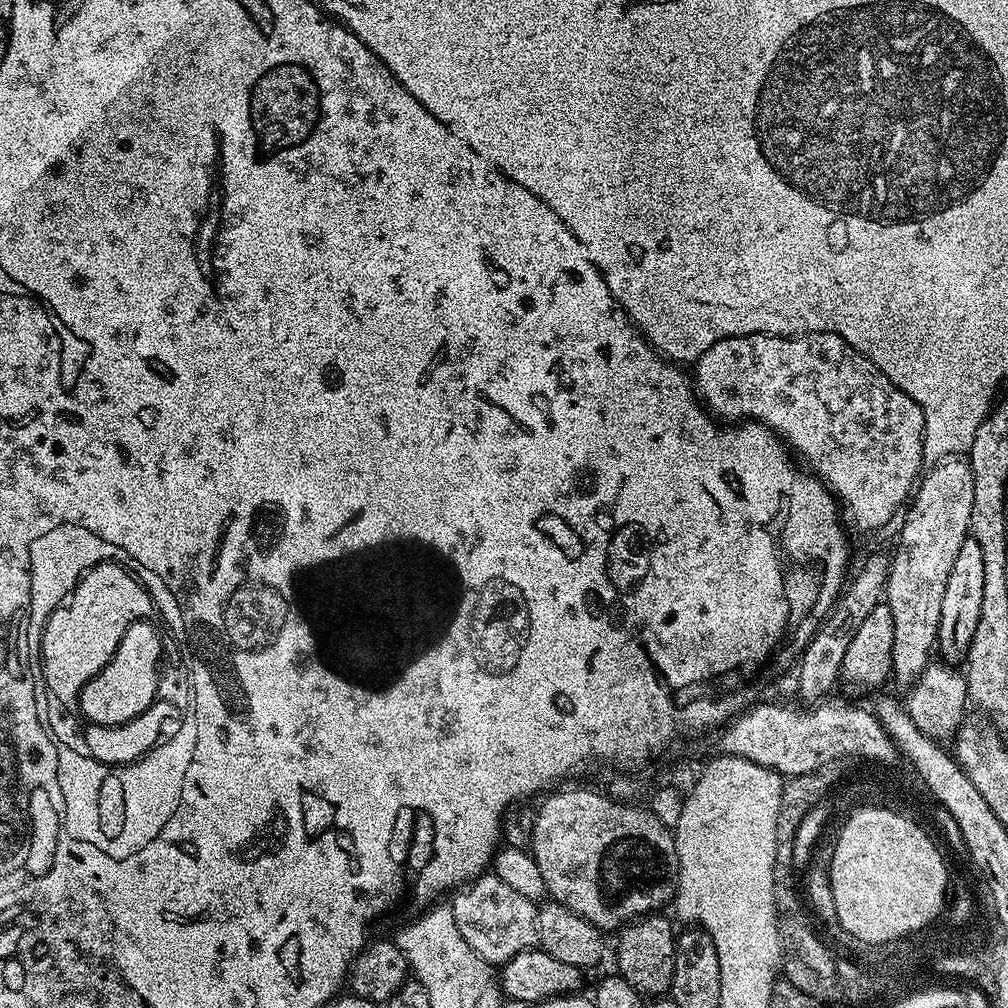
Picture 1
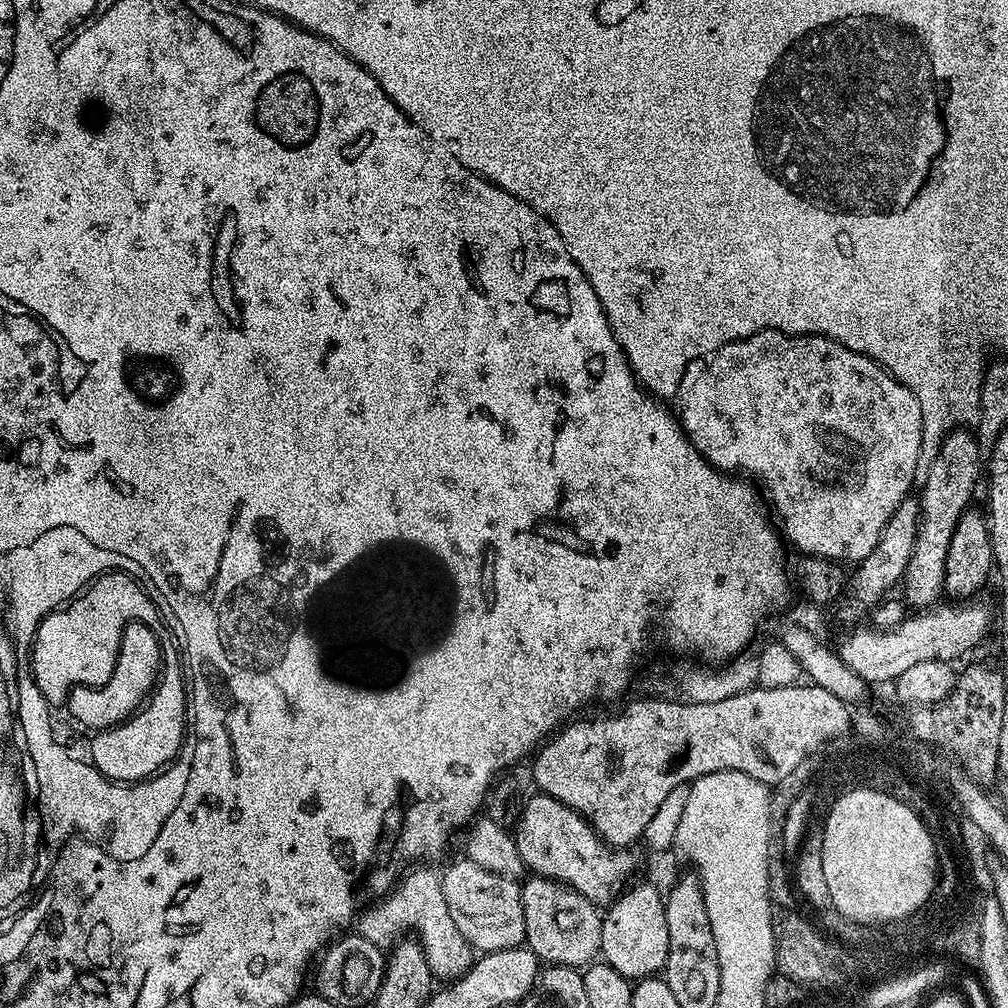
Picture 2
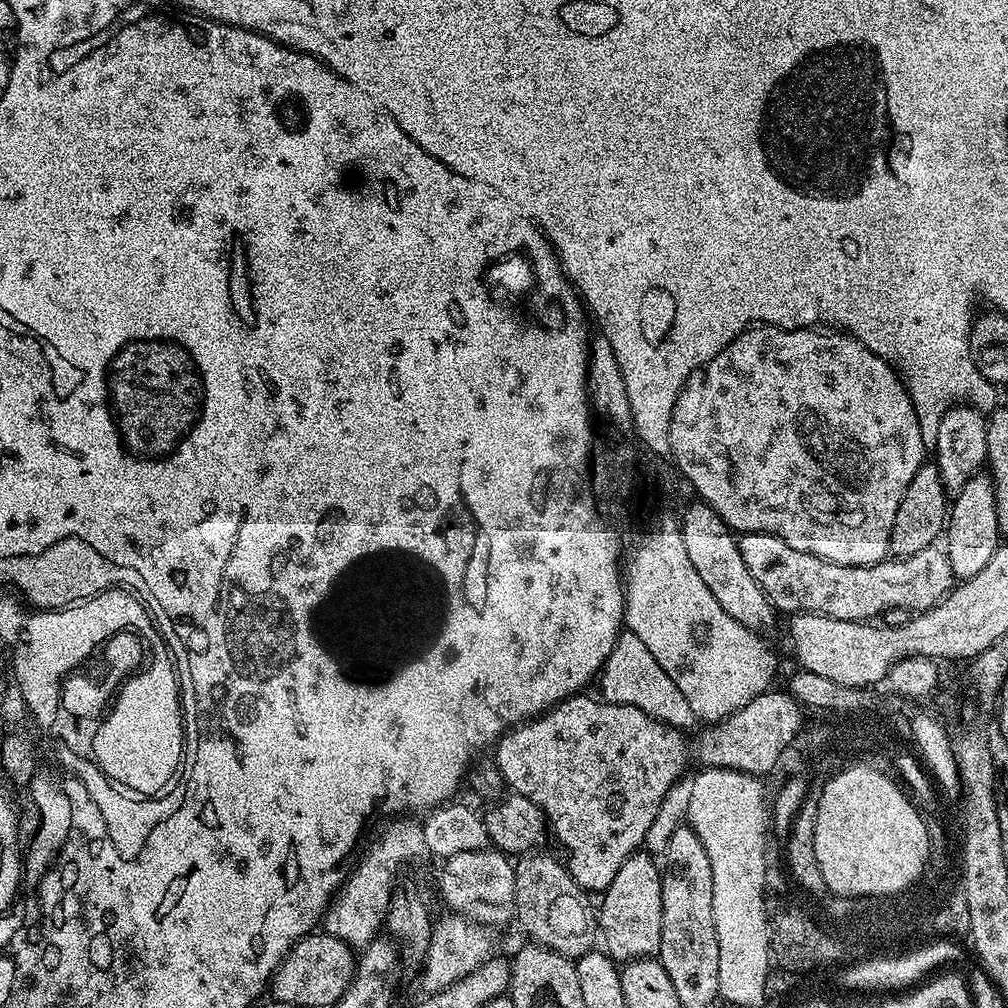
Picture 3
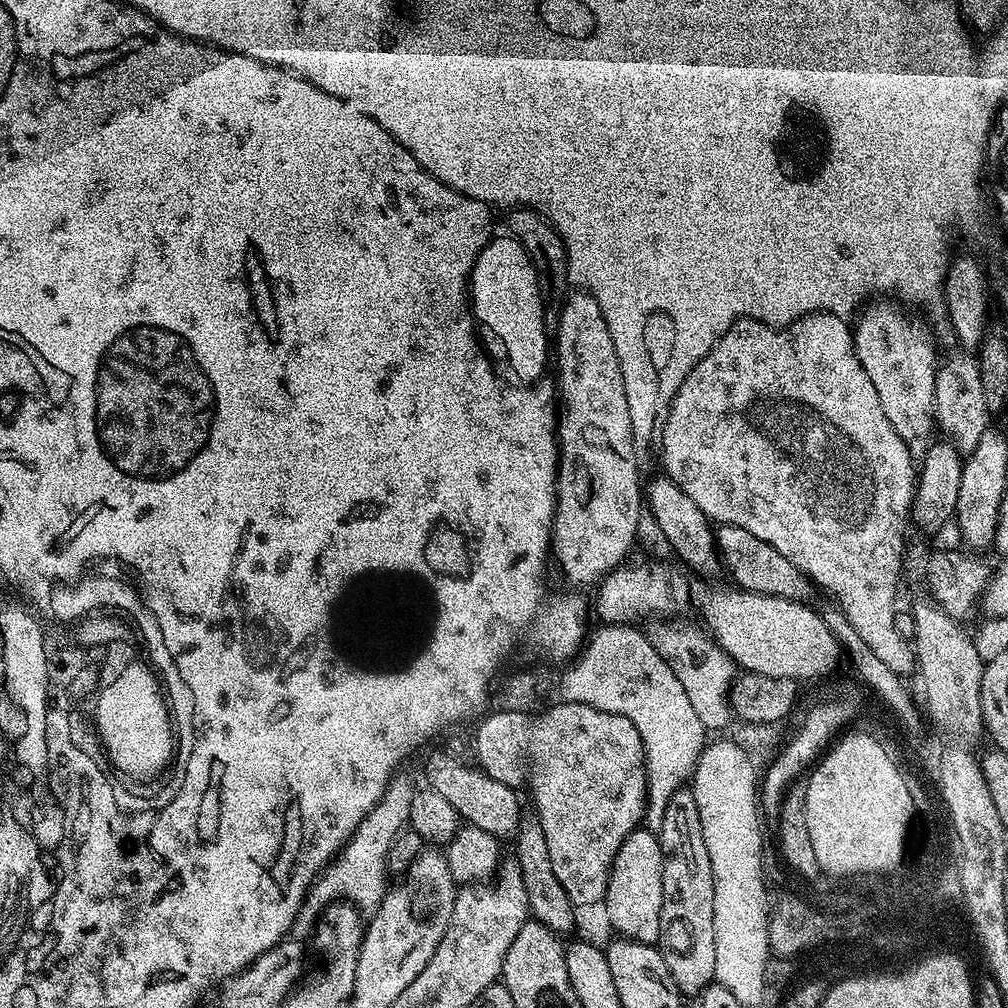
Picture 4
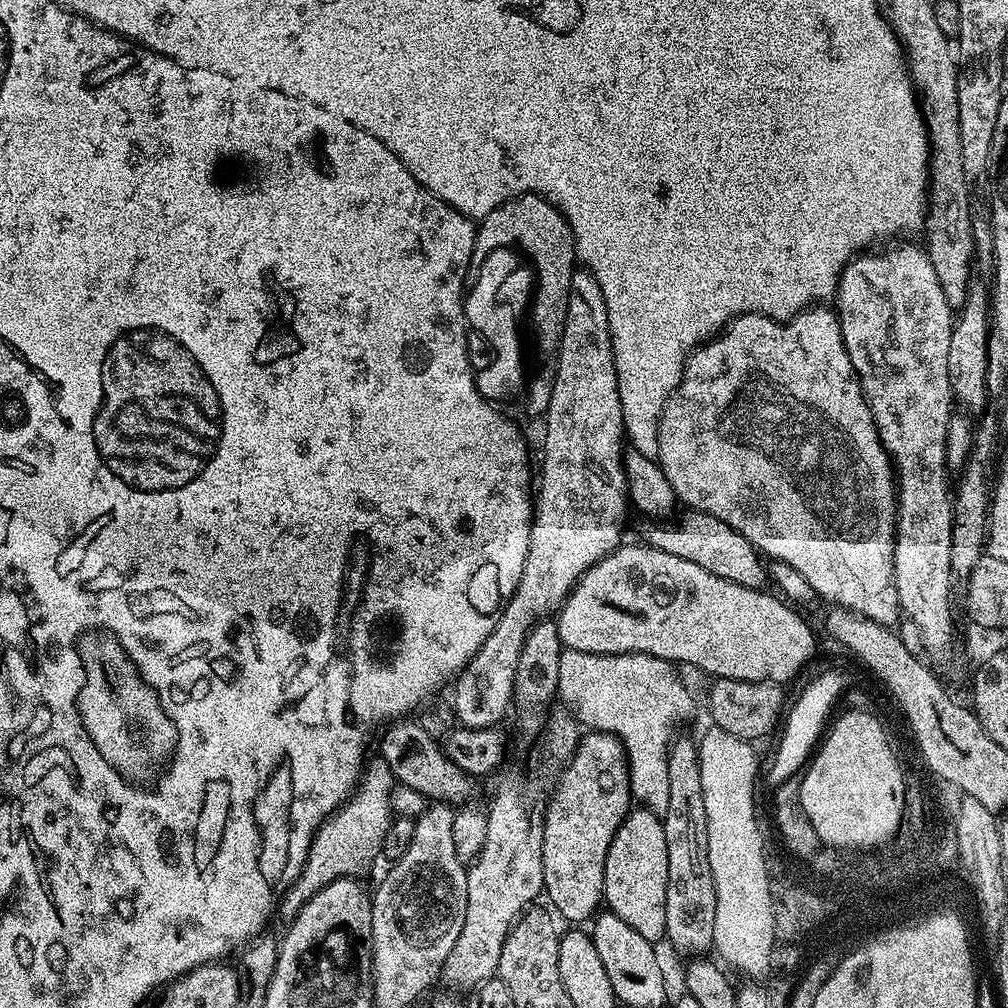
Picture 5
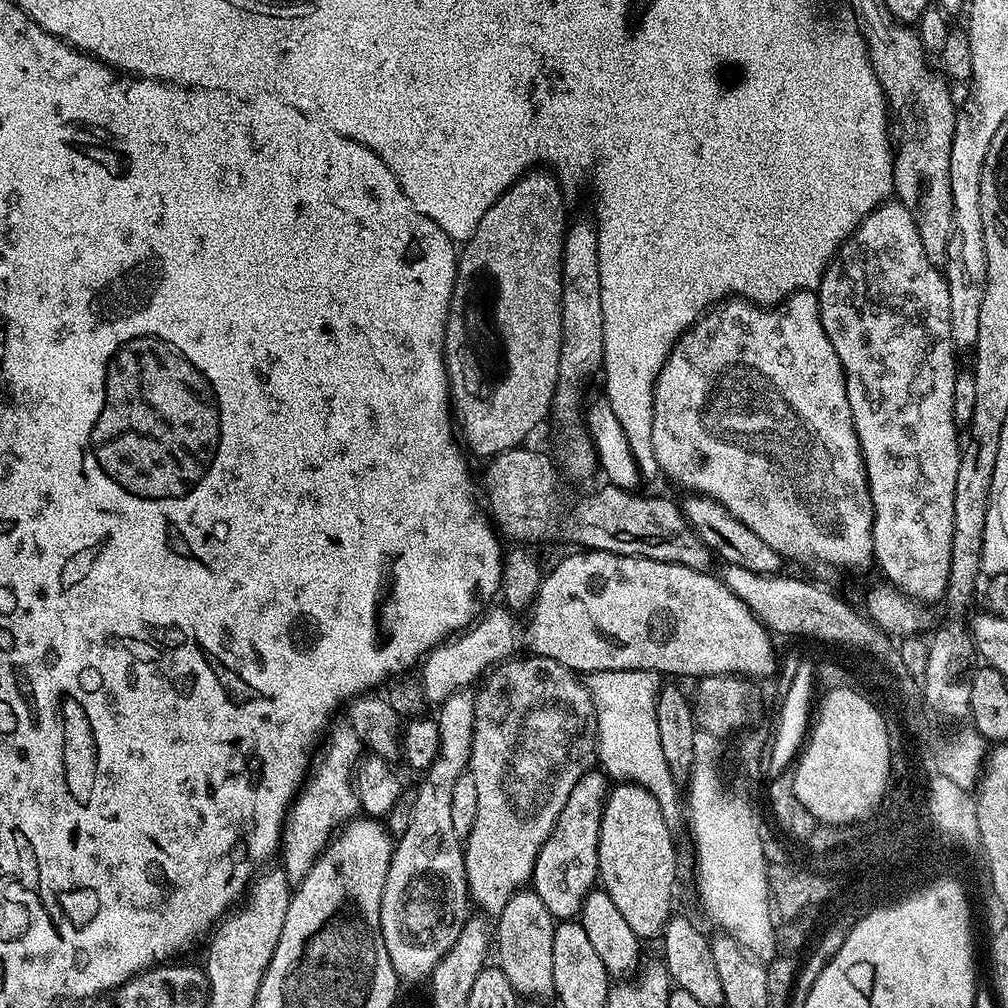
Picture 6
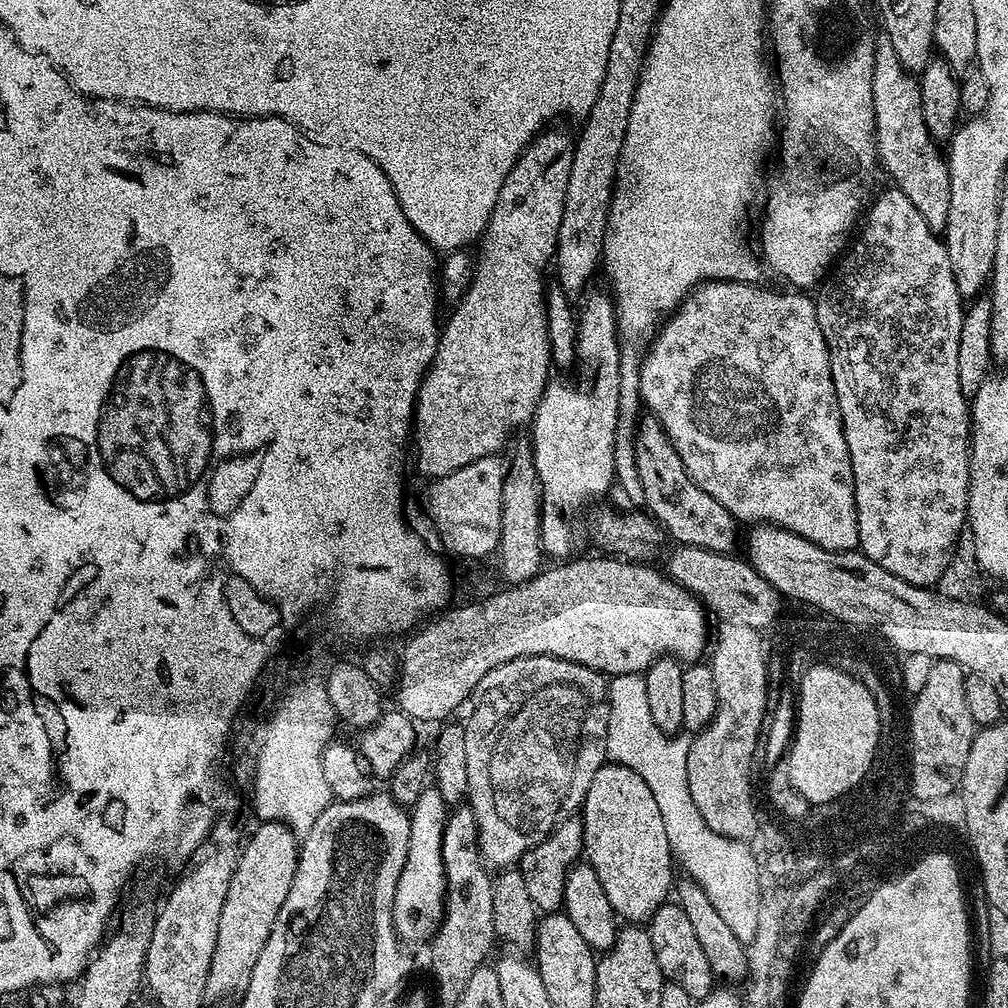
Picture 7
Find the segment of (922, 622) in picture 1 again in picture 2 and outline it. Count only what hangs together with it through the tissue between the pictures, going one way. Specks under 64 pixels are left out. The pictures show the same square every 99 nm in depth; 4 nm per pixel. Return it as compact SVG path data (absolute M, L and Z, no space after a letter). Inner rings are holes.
M953 430L944 437L942 446L938 450L938 458L930 466L930 474L922 481L920 501L920 525L914 542L914 554L910 554L908 568L904 571L902 581L903 599L916 610L927 610L941 599L944 586L944 571L946 570L946 554L950 550L950 538L954 538L954 526L962 518L964 512L969 511L972 495L976 492L976 483L980 480L980 451L982 445L975 435L968 430Z

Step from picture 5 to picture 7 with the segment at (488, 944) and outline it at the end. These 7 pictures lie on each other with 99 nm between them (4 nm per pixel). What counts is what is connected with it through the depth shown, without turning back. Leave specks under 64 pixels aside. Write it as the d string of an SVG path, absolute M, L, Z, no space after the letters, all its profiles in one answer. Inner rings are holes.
M523 656L514 658L505 664L499 664L482 682L478 682L474 695L470 700L472 713L464 724L466 734L466 774L468 775L467 807L471 808L478 826L478 842L480 843L480 859L492 870L508 870L519 865L520 860L534 846L541 842L559 826L562 820L577 815L581 811L586 794L590 790L590 782L594 782L594 774L606 763L606 752L603 747L584 748L588 740L603 741L608 734L608 680L603 672L595 672L581 664L575 664L553 656Z

